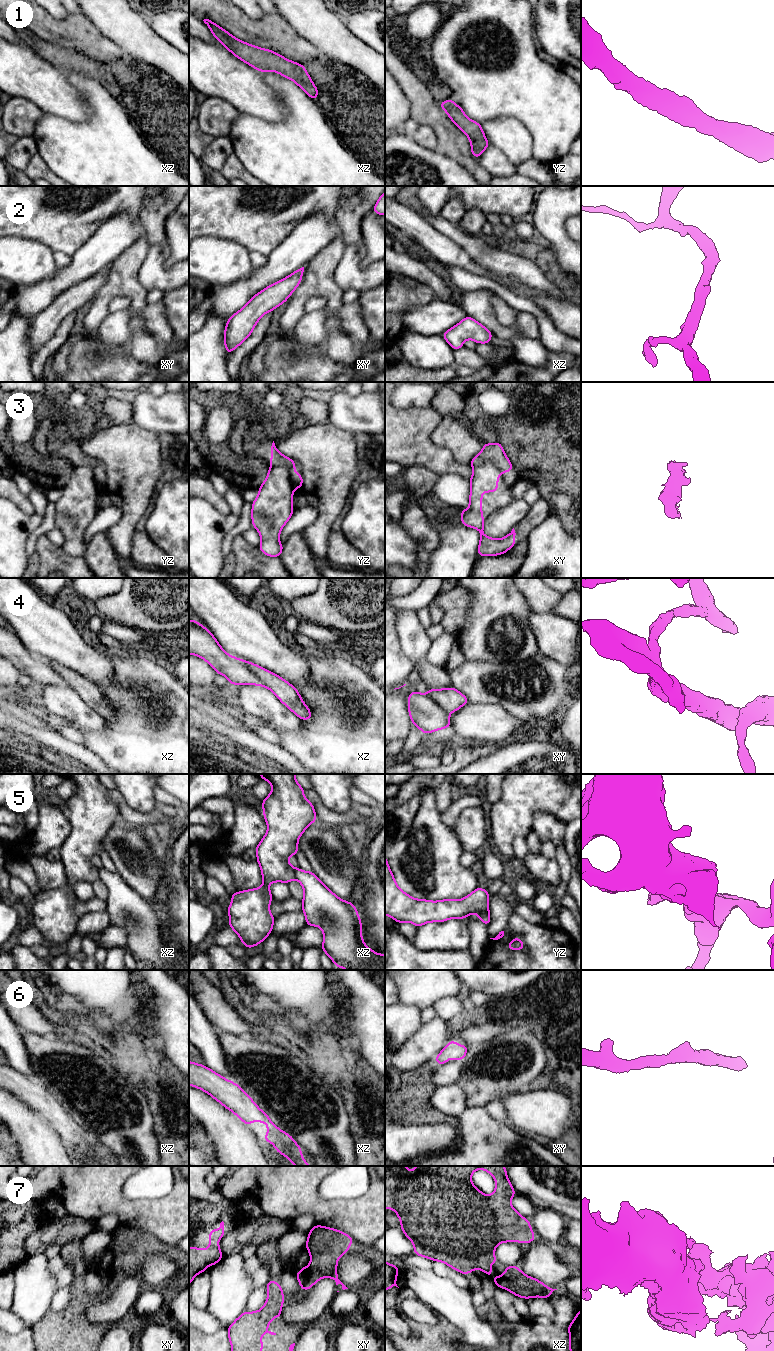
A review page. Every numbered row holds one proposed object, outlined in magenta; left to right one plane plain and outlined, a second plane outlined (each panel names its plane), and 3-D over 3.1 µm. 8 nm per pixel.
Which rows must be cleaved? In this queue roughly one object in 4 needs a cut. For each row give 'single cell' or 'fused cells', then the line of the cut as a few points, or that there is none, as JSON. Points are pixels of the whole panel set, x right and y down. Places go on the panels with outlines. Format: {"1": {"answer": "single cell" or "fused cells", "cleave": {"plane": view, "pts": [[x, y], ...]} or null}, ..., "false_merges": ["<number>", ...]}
{"1": {"answer": "single cell", "cleave": null}, "2": {"answer": "single cell", "cleave": null}, "3": {"answer": "fused cells", "cleave": {"plane": "yz", "pts": [[271, 466], [286, 466], [289, 469], [291, 482], [295, 486]]}}, "4": {"answer": "single cell", "cleave": null}, "5": {"answer": "fused cells", "cleave": {"plane": "xz", "pts": [[296, 868], [294, 878]]}}, "6": {"answer": "single cell", "cleave": null}, "7": {"answer": "single cell", "cleave": null}, "false_merges": ["3", "5"]}

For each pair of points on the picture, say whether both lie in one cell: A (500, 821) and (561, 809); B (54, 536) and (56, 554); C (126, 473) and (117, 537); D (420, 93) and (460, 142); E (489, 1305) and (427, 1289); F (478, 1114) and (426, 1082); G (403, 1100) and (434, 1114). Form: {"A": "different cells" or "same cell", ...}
{"A": "same cell", "B": "different cells", "C": "same cell", "D": "same cell", "E": "different cells", "F": "different cells", "G": "same cell"}

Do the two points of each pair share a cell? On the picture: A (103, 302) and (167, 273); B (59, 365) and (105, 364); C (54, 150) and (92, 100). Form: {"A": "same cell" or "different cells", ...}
{"A": "different cells", "B": "same cell", "C": "same cell"}

